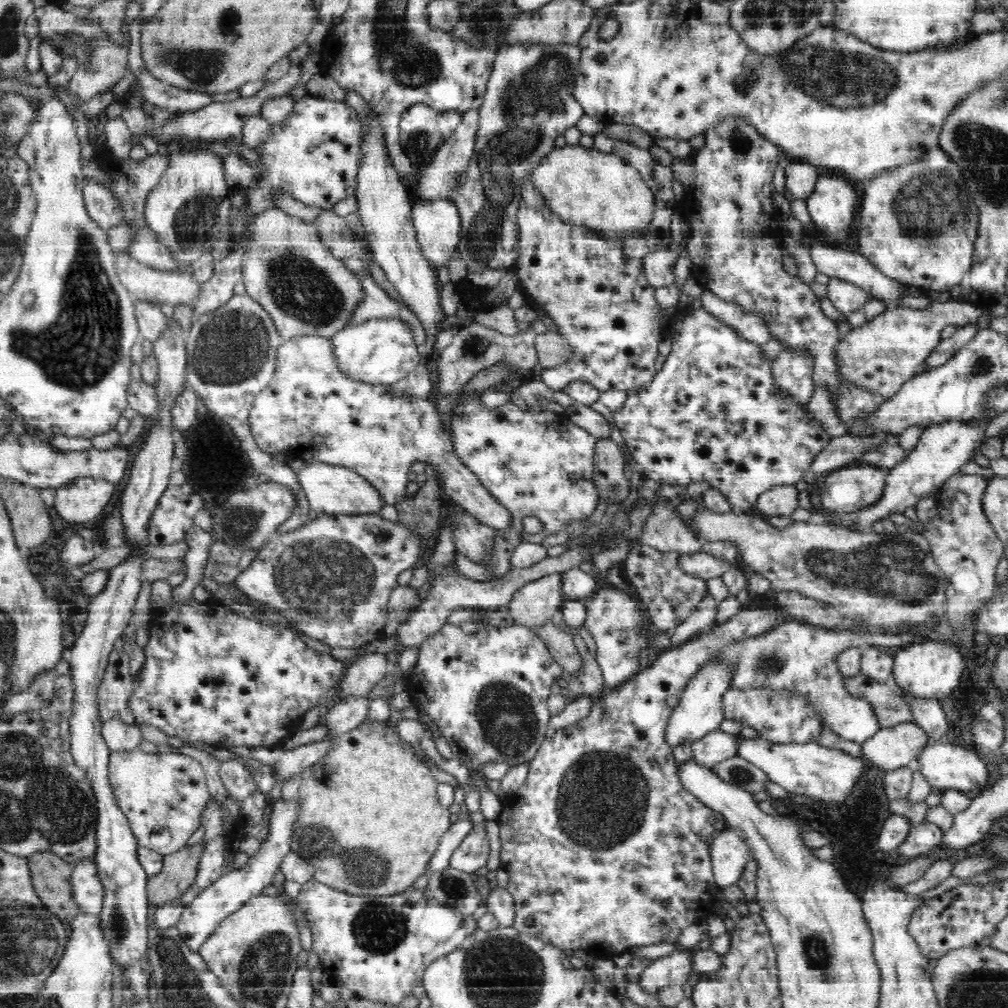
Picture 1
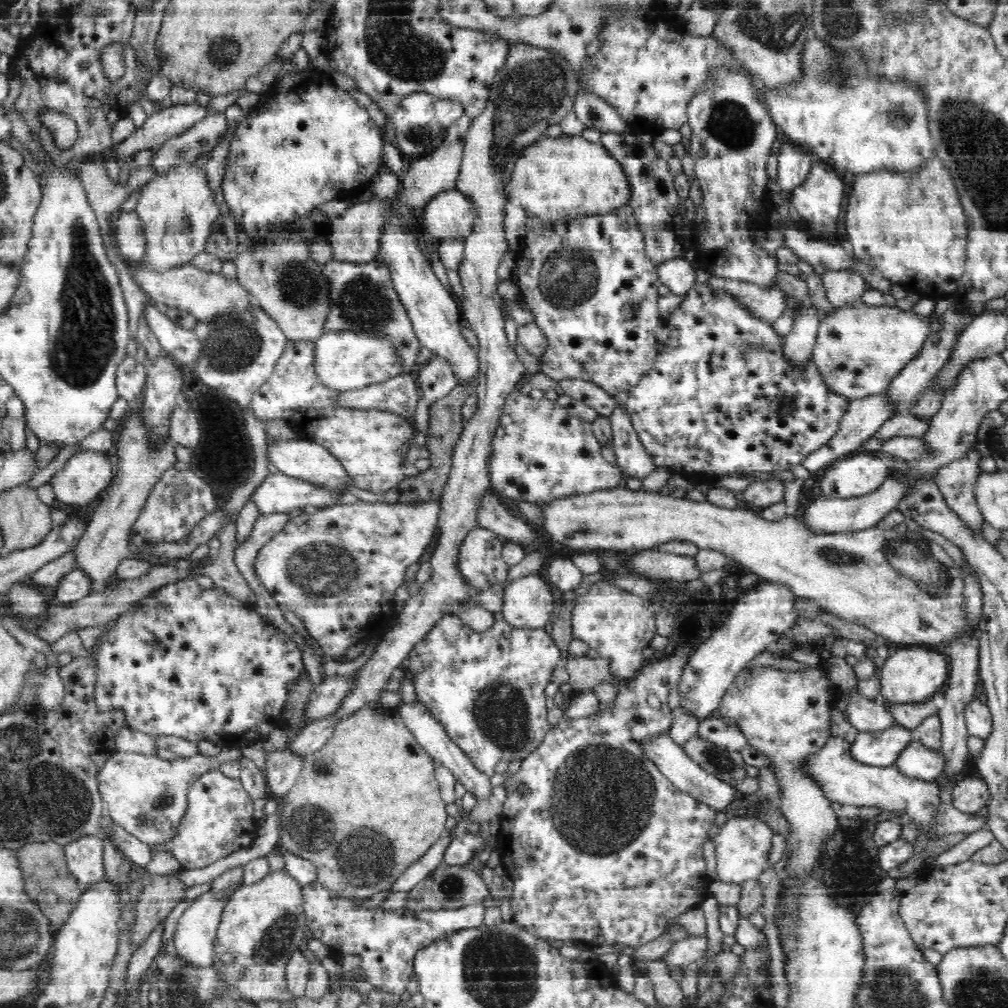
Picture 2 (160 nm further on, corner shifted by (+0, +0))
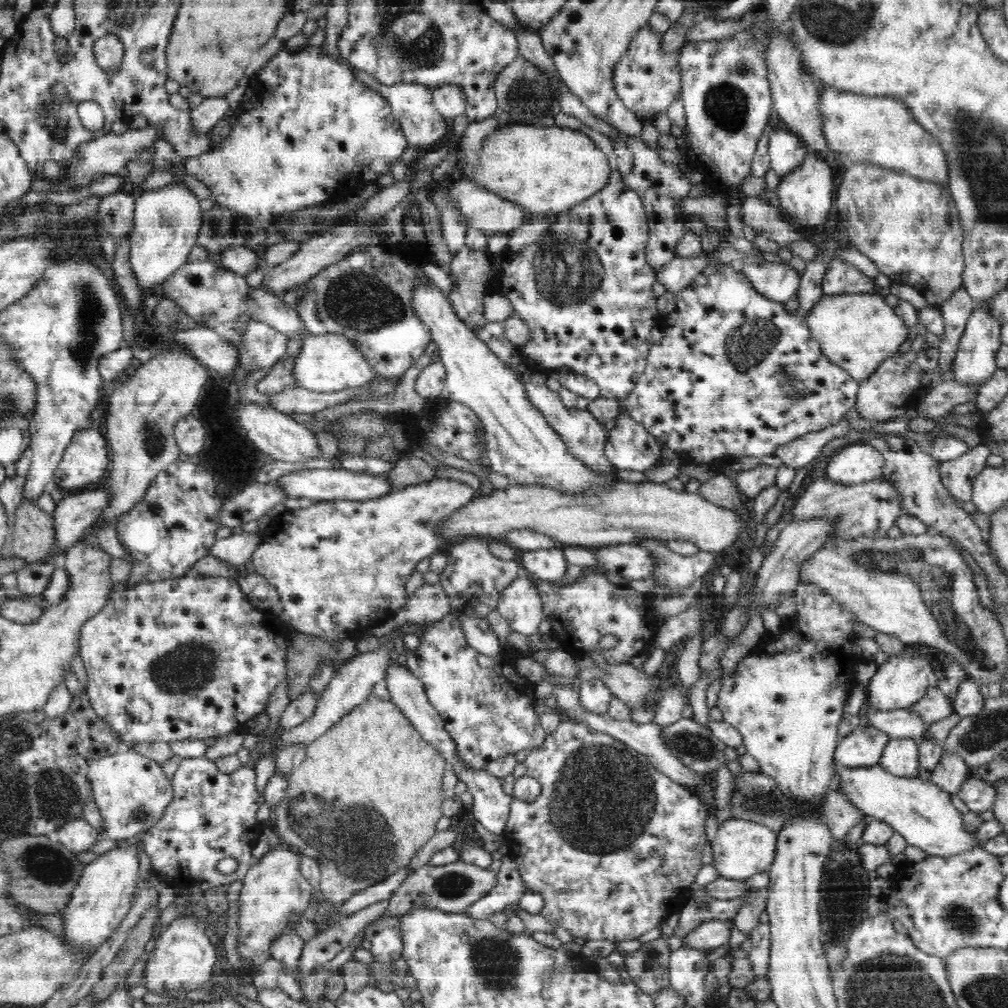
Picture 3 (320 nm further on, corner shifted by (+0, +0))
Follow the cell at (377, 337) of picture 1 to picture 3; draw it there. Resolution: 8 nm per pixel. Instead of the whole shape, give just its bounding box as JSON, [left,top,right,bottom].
[293,334,378,392]

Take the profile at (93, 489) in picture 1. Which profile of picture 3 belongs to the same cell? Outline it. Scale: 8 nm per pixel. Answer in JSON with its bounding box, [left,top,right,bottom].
[51,428,108,490]

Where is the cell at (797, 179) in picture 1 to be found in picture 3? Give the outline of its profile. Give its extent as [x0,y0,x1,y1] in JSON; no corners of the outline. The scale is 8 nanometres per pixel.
[768,130,809,177]

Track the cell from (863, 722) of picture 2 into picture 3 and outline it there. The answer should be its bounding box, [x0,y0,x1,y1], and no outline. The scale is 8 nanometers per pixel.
[868,709,928,740]

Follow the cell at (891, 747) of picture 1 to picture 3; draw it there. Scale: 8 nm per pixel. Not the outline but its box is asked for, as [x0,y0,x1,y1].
[833,726,890,767]

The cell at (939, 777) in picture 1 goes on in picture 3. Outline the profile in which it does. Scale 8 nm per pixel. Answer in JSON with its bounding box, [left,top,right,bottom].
[877,738,919,777]

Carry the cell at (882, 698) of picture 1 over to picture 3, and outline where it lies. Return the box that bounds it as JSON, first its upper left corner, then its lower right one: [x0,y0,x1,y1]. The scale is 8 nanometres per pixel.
[908,686,955,726]

